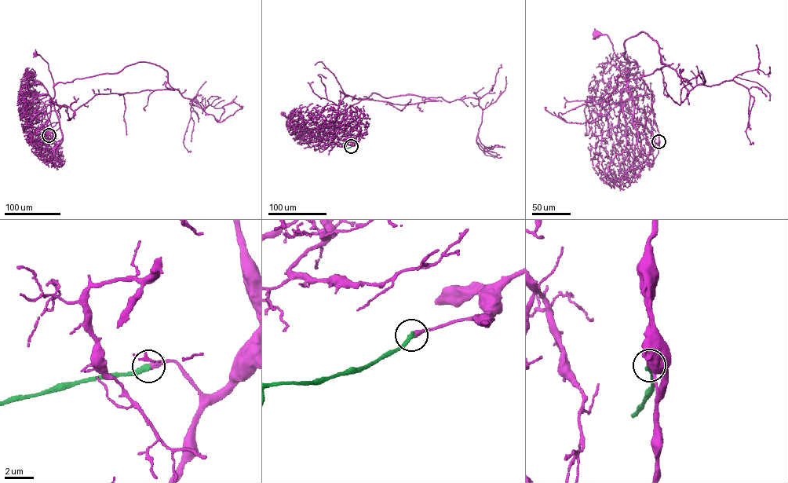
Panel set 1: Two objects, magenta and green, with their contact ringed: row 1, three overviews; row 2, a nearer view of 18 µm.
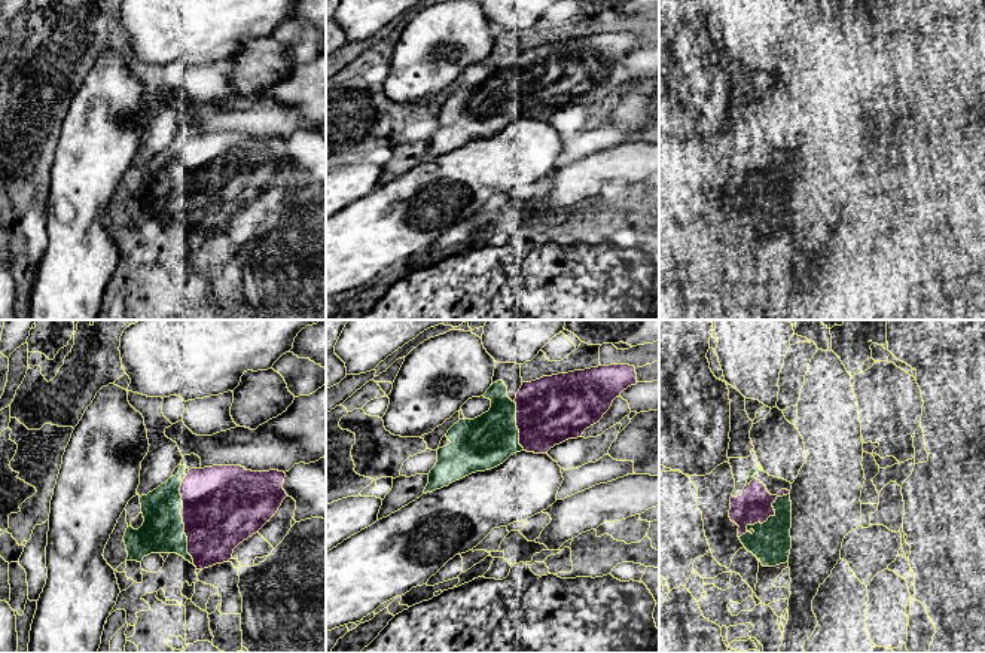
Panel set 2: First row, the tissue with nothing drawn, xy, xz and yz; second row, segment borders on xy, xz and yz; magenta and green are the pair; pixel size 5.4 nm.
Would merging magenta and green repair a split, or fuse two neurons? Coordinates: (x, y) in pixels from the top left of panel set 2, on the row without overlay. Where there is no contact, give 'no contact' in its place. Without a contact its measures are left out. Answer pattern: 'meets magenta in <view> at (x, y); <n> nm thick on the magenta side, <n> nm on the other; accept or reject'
meets magenta in yz at (768, 183); 190 nm thick on the magenta side, 220 nm on the other; accept

